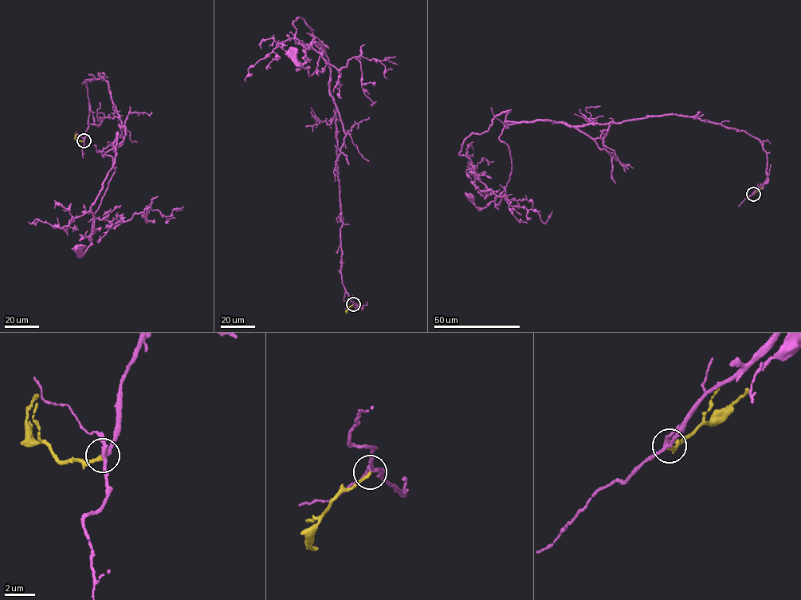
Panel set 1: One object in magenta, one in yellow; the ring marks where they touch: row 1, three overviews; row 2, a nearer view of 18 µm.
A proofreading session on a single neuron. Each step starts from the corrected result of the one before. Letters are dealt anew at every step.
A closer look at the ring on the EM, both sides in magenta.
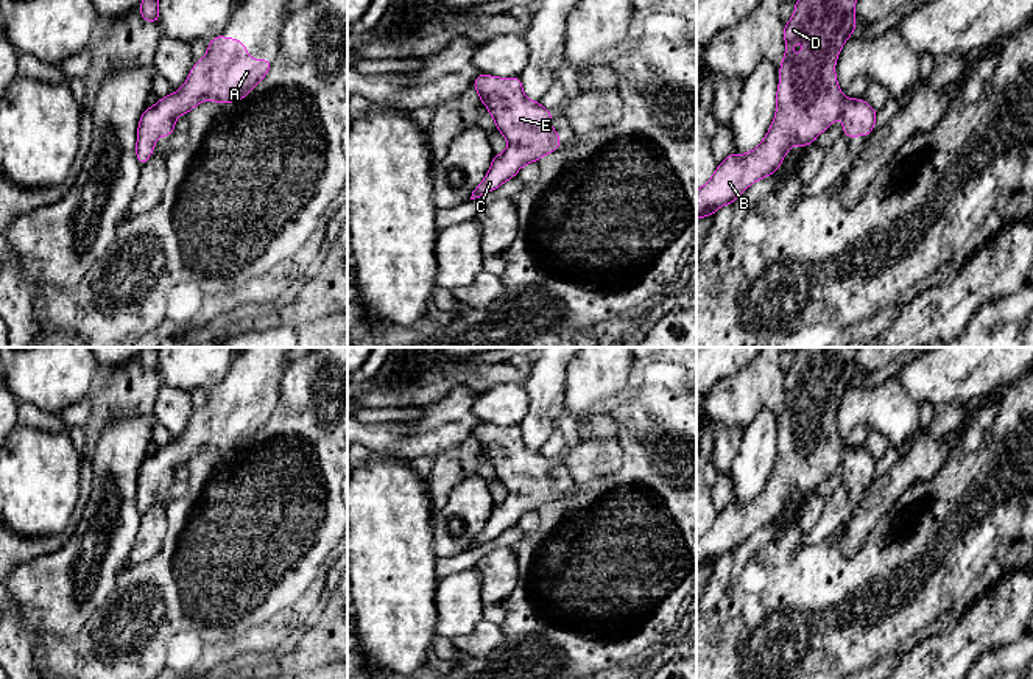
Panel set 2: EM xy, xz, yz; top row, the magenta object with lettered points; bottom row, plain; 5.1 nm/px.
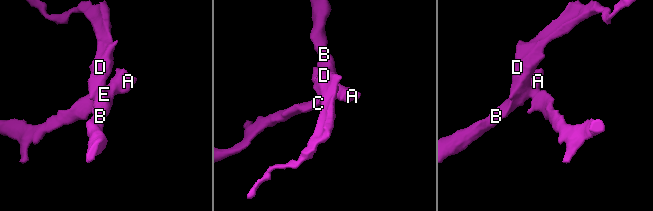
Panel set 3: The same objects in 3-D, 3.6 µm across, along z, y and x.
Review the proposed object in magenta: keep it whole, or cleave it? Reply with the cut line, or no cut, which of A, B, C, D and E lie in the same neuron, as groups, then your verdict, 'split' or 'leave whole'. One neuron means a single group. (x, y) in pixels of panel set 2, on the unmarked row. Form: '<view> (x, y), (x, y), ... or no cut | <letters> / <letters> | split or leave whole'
no cut | A B C D E | leave whole

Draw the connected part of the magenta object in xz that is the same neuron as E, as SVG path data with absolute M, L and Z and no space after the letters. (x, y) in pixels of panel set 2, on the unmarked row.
M480 422L472 436L478 441L497 475L508 489L502 503L494 503L485 528L475 536L471 548L499 537L530 511L561 498L561 481L550 477L553 463L539 450L531 450L522 439L520 425L499 427Z

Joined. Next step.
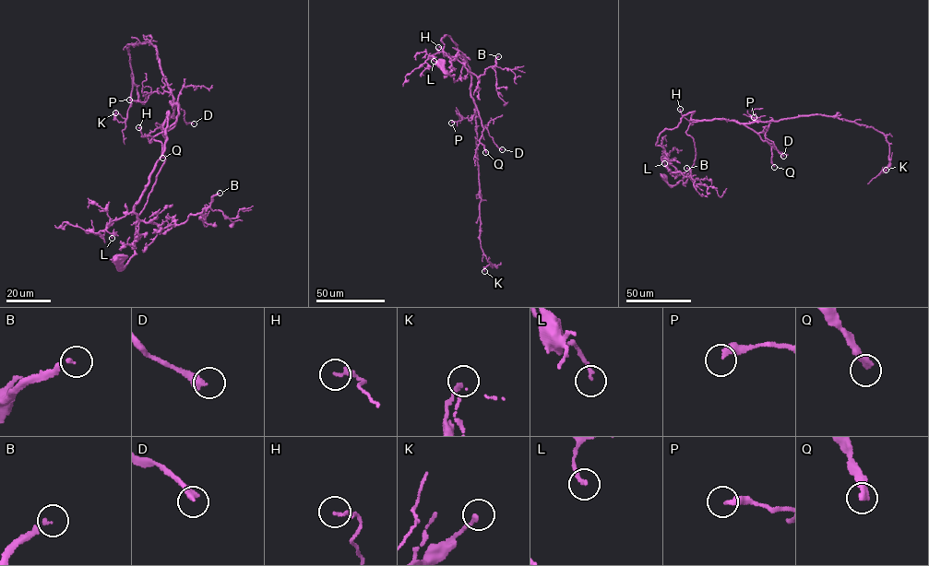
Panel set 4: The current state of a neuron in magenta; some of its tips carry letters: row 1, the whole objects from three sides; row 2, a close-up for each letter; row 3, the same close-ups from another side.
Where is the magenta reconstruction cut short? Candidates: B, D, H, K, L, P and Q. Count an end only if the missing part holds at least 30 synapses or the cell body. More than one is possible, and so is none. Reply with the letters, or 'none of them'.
B, Q

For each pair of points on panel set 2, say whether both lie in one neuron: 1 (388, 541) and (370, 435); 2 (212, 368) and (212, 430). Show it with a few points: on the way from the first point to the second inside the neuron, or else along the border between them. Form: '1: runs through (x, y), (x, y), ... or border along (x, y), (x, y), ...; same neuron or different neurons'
1: border along (379, 453), (410, 461); different neurons
2: border along (232, 363), (228, 374), (208, 393); different neurons

